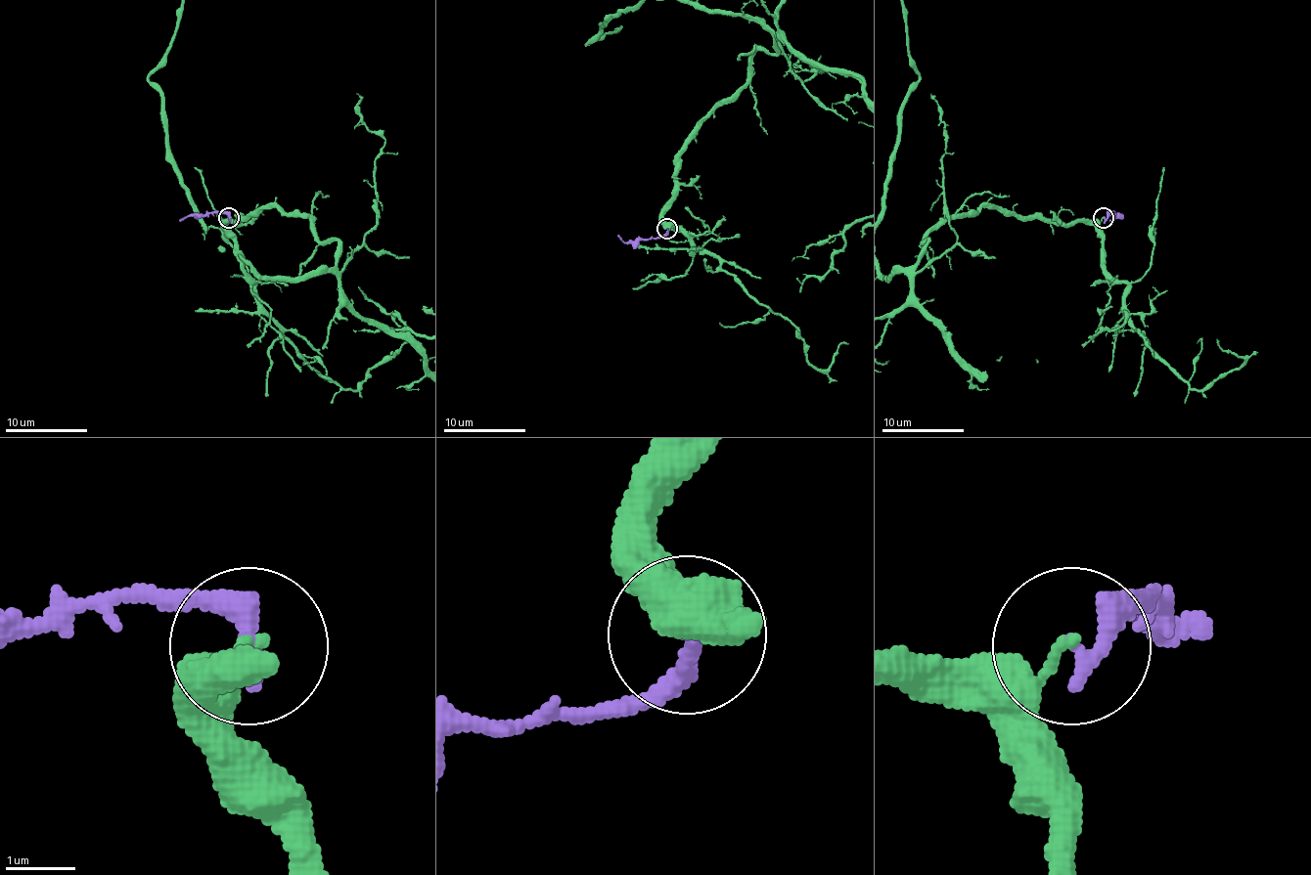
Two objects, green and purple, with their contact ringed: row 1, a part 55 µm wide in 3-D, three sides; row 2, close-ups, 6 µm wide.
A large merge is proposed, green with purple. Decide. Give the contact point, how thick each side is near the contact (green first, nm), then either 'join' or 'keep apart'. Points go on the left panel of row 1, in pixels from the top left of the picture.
at (229, 218); 130 nm thick on the green side, 260 nm on the other; keep apart

